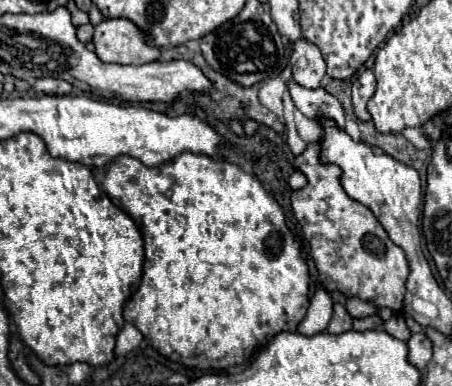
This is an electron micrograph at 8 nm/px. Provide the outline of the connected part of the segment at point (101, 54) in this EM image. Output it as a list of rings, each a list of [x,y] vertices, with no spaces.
[[[103,19],[93,33],[95,53],[105,63],[143,65],[159,59],[159,49],[147,45],[147,35],[129,19]]]

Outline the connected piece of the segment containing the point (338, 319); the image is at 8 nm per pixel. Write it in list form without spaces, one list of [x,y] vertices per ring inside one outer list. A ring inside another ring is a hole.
[[[335,303],[333,319],[331,319],[331,323],[329,323],[327,331],[329,331],[329,333],[345,333],[345,331],[349,331],[349,329],[351,329],[351,321],[353,321],[353,319],[349,317],[349,313],[347,313],[345,305]]]

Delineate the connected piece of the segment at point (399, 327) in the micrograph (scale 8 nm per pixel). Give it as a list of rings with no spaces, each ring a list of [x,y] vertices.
[[[393,315],[389,321],[385,321],[383,329],[389,335],[393,335],[395,339],[401,339],[401,341],[407,341],[409,335],[411,335],[409,329],[407,329],[407,325],[405,325],[405,317],[401,317],[401,315]]]

